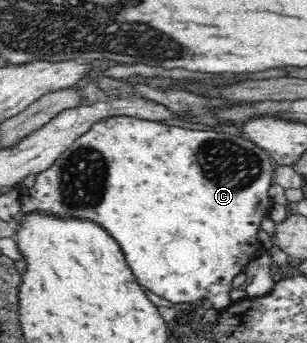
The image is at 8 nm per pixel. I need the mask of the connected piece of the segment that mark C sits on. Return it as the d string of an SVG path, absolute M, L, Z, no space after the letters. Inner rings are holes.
M110 116L95 121L95 124L85 134L79 135L79 138L58 157L58 160L49 169L36 175L35 184L30 190L21 190L23 208L21 208L20 215L33 209L39 209L55 215L95 220L119 242L129 269L142 287L149 288L157 296L166 298L174 304L195 301L205 296L209 298L216 309L223 309L232 302L229 292L235 288L232 284L233 277L242 276L252 254L263 248L257 240L256 234L261 218L268 216L271 205L274 203L268 196L267 190L274 181L275 168L274 160L263 148L243 136L237 136L237 134L215 132L215 130L187 130L187 128L139 120L135 117Z

